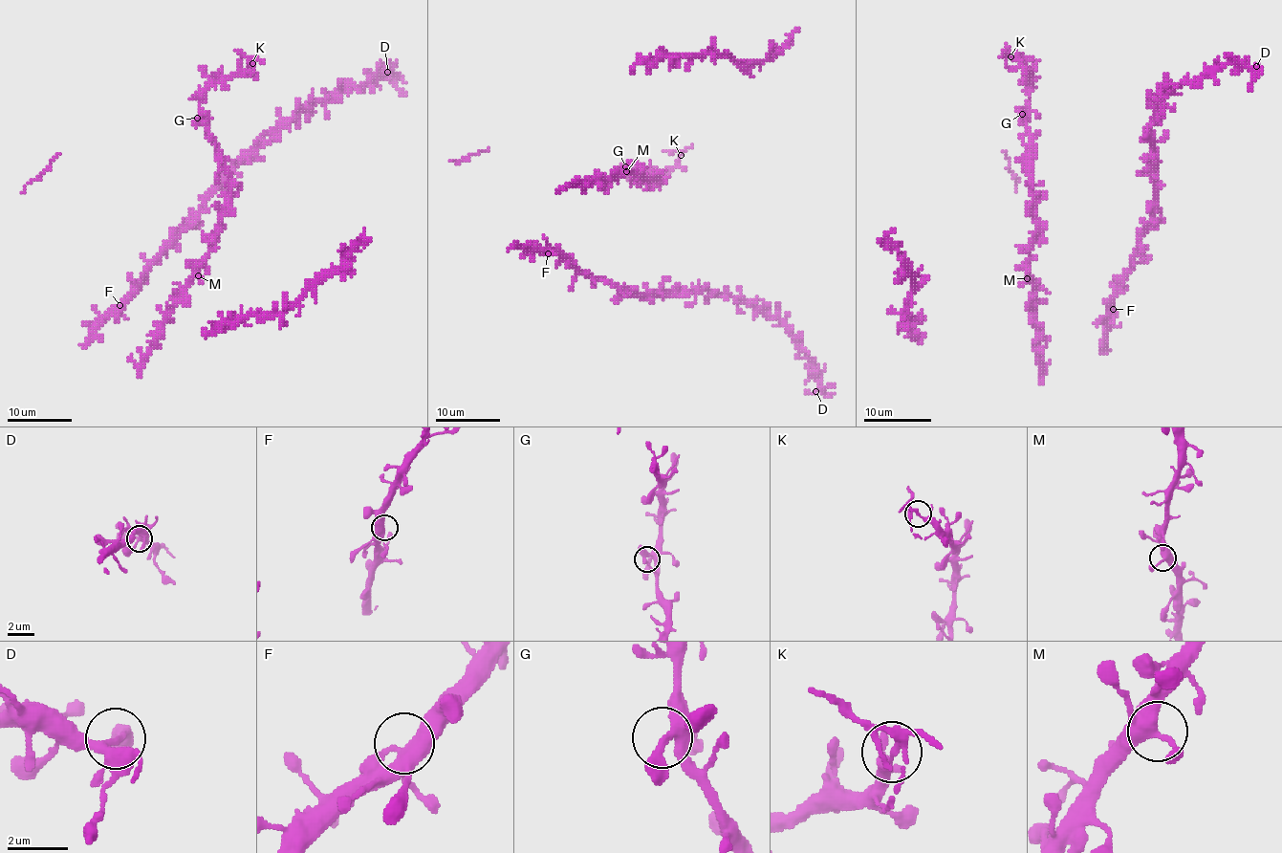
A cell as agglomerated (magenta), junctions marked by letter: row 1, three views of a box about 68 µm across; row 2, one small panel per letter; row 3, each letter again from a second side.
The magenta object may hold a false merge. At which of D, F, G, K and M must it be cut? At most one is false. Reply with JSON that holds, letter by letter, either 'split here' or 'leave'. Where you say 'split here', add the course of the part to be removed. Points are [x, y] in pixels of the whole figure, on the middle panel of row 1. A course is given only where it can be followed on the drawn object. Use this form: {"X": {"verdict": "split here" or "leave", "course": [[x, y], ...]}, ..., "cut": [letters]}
{"D": {"verdict": "leave"}, "F": {"verdict": "leave"}, "G": {"verdict": "leave"}, "K": {"verdict": "split here", "course": [[680, 155], [680, 152], [662, 150]]}, "M": {"verdict": "leave"}, "cut": ["K"]}

